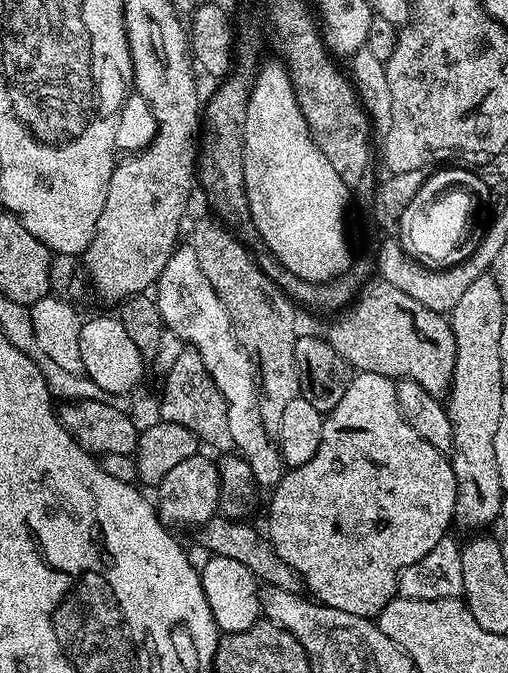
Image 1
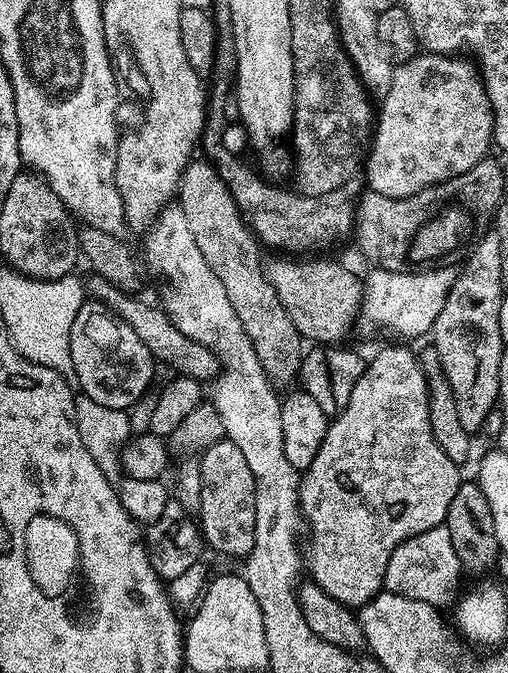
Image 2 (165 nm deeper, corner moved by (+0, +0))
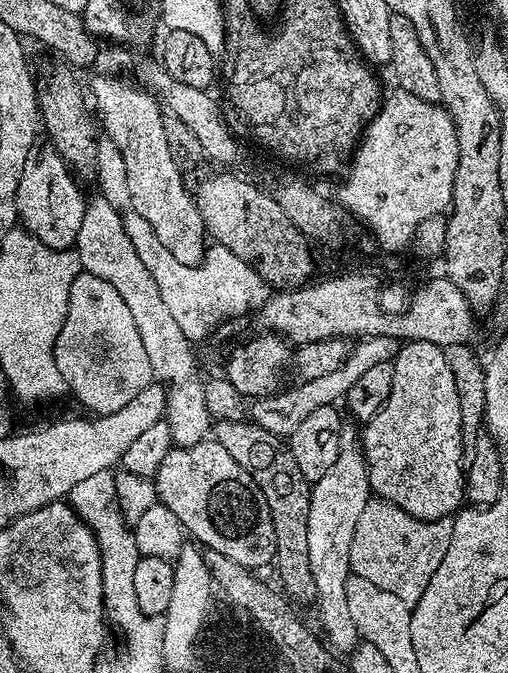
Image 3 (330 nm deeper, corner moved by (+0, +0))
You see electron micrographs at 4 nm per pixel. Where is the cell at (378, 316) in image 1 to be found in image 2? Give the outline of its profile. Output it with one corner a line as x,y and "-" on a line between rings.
276,254
272,261
264,264
264,272
268,276
270,286
274,286
274,294
278,294
278,302
290,314
290,322
300,331
305,341
316,346
336,346
352,332
352,323
360,316
360,306
364,303
364,282
348,268
343,268
336,260
320,260
324,258
293,258
291,255

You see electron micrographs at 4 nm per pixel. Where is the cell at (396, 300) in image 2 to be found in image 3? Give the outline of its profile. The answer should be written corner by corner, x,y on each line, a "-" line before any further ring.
369,336
361,339
357,344
351,349
344,364
338,366
330,374
315,378
314,381
297,383
297,388
290,389
285,396
277,395
275,398
264,398
253,403
256,405
253,408
251,405
250,408
251,423
266,430
272,436
291,438
298,430
298,426
302,426
302,418
306,418
306,414
314,414
314,410
318,410
322,406
335,405
337,402
343,401
348,395
350,386
354,382
358,382
358,378
362,378
362,374
366,374
366,370
378,366
378,362
395,361
396,354
402,347
401,341
389,336

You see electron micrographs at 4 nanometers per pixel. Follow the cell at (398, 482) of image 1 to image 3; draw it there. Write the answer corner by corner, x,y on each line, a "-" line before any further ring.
410,340
401,347
394,361
394,386
390,388
390,398
374,418
366,421
359,438
368,462
370,486
379,499
396,504
419,520
442,520
460,511
466,500
466,472
462,467
466,456
466,433
462,426
458,386
454,386
454,374
450,371
450,362
446,362
443,348
425,340

